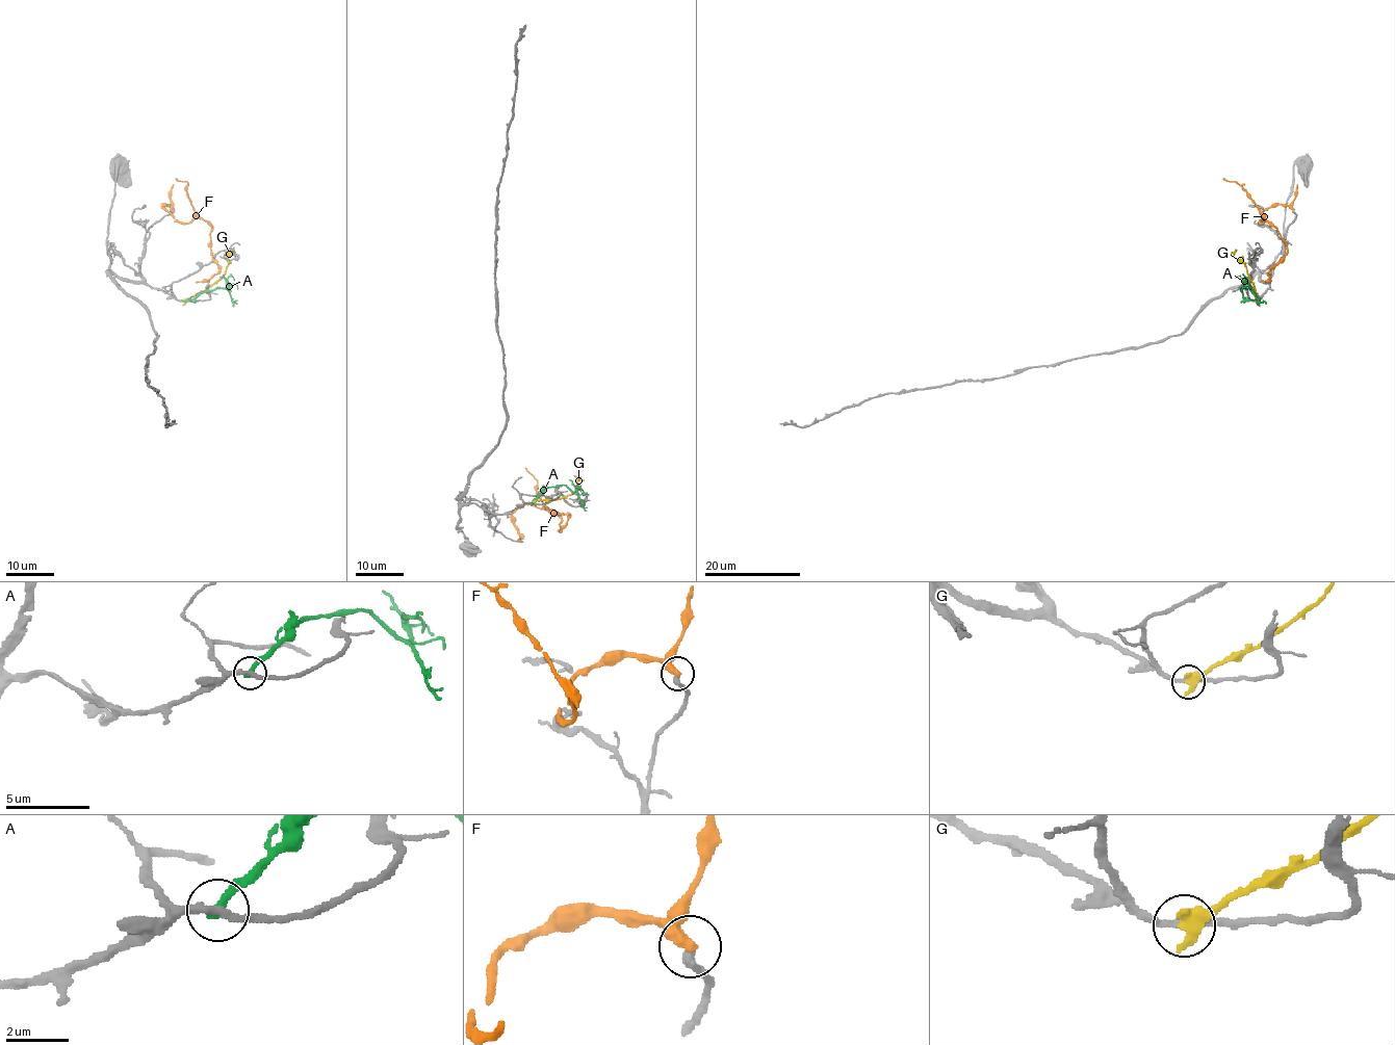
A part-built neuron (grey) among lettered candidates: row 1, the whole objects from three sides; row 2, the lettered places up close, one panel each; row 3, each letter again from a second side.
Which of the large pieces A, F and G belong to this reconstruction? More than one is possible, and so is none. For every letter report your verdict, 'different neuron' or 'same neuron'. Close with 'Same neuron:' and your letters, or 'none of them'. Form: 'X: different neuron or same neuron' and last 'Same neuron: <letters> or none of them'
A: different neuron
F: same neuron
G: different neuron
Same neuron: F

